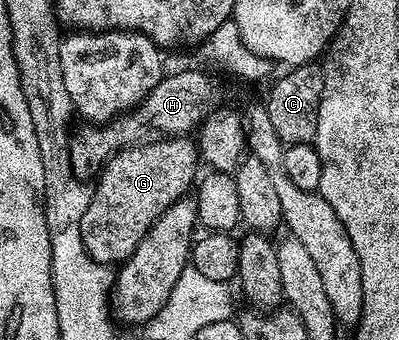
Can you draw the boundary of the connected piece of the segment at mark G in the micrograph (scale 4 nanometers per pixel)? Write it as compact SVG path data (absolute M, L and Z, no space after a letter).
M190 136L147 140L113 154L109 162L101 167L96 178L98 183L93 183L88 212L84 212L84 220L80 224L87 256L93 262L125 262L148 228L156 224L158 217L177 198L187 197L199 177L198 166L198 144Z

